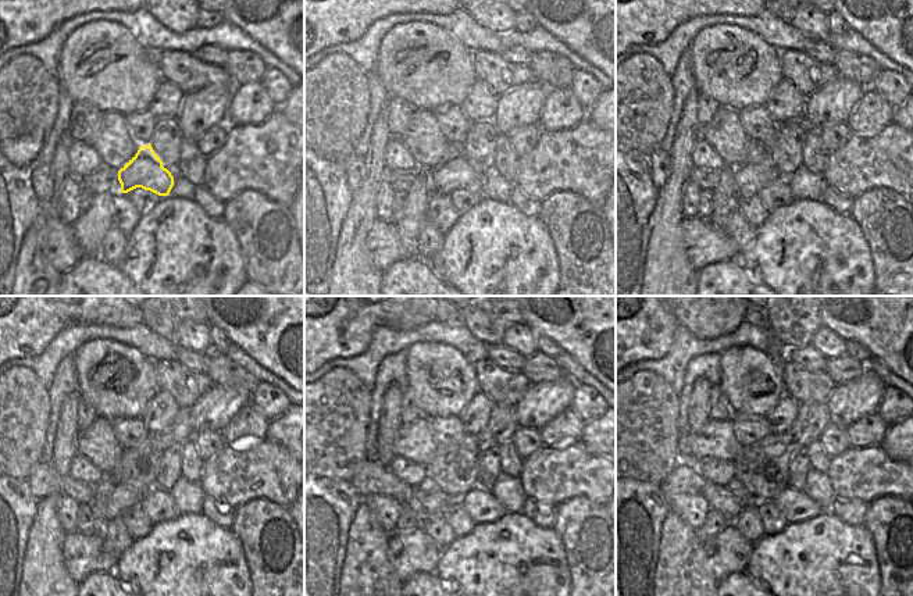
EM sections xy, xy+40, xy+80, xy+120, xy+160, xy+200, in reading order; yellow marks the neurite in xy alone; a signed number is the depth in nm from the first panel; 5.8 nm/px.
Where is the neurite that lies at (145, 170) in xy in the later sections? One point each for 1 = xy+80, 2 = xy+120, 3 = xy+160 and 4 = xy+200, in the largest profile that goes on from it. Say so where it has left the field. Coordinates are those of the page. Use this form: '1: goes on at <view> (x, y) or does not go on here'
1: goes on at xy+80 (751, 179)
2: goes on at xy+120 (122, 498)
3: goes on at xy+160 (424, 502)
4: goes on at xy+200 (728, 502)

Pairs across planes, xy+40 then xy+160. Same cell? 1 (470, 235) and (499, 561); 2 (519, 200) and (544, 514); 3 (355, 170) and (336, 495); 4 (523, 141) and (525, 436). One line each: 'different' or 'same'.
1: same
2: same
3: different
4: same

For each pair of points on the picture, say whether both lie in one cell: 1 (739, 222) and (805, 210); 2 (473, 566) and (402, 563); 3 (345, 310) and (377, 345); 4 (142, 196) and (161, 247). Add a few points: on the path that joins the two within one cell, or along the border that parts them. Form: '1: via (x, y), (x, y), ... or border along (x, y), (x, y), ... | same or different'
1: border along (758, 229), (753, 241), (741, 252) | different
2: border along (441, 552), (434, 573) | different
3: border along (378, 325), (360, 353), (345, 357) | different
4: border along (163, 196), (157, 203), (141, 213) | different

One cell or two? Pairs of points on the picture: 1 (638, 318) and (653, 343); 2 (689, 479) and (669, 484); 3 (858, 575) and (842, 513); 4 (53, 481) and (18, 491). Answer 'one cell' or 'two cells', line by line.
1: one cell
2: one cell
3: two cells
4: two cells

